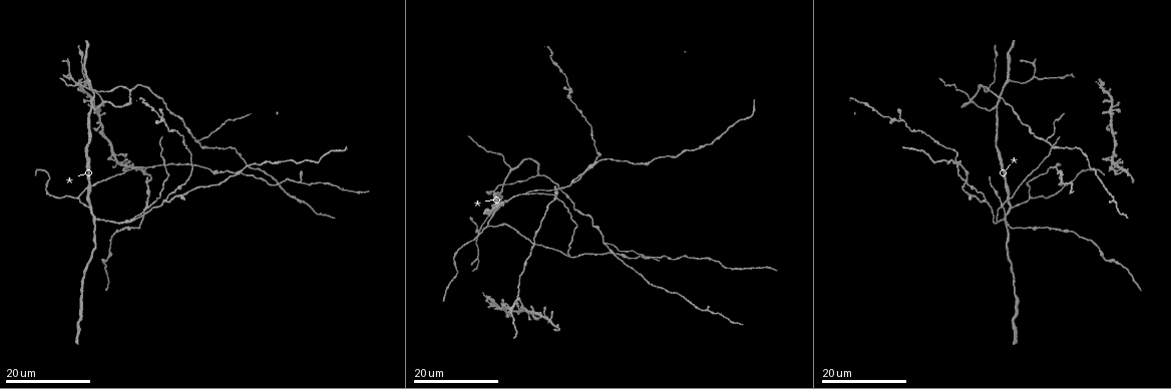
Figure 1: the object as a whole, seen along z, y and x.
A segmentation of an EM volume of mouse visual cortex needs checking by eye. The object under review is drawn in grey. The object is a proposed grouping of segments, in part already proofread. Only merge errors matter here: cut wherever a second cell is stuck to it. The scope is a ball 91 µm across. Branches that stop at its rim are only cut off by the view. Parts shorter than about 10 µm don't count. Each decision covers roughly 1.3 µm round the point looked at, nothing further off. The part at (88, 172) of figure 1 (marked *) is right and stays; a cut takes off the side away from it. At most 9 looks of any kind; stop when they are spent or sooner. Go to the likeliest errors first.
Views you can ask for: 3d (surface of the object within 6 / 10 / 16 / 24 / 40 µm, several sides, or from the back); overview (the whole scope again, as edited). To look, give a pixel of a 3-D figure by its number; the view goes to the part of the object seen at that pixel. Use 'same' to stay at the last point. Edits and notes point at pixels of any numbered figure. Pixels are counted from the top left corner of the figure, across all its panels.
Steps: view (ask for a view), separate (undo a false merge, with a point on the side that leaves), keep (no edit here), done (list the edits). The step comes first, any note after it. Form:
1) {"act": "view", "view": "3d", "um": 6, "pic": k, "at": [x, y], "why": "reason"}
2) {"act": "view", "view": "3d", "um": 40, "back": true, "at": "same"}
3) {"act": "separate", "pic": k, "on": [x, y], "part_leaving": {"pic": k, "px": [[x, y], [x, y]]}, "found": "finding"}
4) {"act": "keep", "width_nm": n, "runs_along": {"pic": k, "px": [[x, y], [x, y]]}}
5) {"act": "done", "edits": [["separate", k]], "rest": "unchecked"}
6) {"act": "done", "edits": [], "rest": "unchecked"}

{"act": "view", "view": "3d", "um": 16, "pic": 1, "at": [556, 197], "why": "four or more arms meet"}

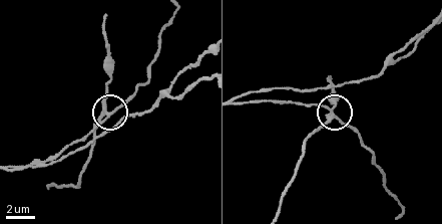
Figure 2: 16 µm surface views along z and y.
{"act": "view", "view": "3d", "um": 6, "pic": 2, "at": [330, 118]}

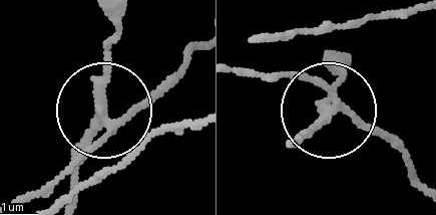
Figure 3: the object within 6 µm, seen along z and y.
{"act": "separate", "pic": 3, "on": [109, 62], "arms": 4, "found": "a second cell is stuck on"}

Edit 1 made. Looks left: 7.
{"act": "view", "view": "overview"}

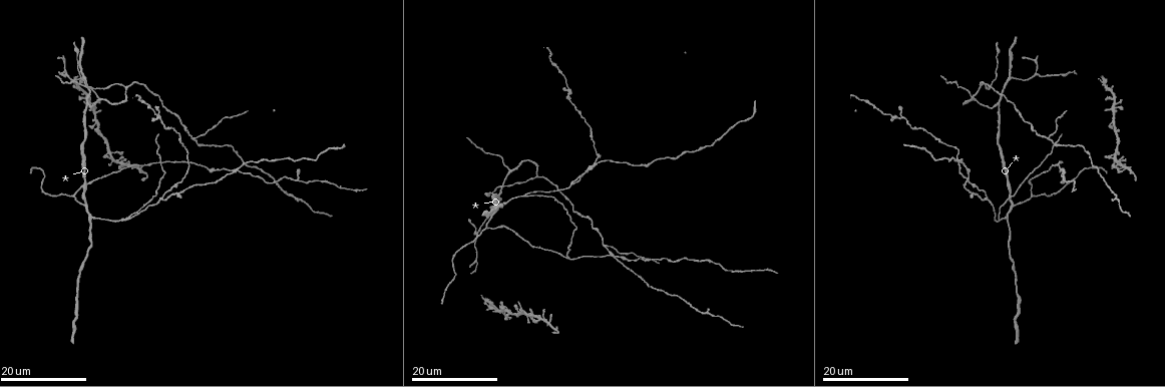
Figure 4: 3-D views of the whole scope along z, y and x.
{"act": "view", "view": "3d", "um": 24, "pic": 4, "at": [116, 220], "why": "two arms at a narrow angle"}

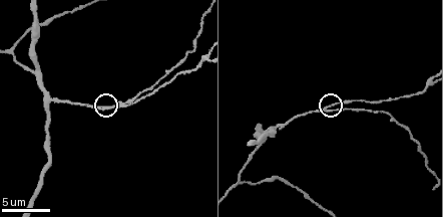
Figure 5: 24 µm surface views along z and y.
{"act": "view", "view": "3d", "um": 10, "pic": 5, "at": [105, 106], "why": "zoom in"}

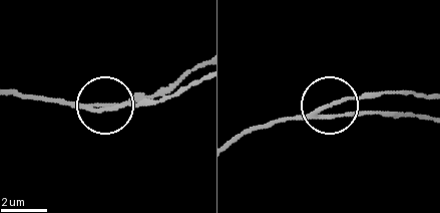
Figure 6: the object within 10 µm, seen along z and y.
{"act": "keep", "width_nm": 160, "found": "continuous, no second cell"}

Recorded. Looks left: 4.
{"act": "view", "view": "3d", "um": 10, "pic": 5, "at": [276, 126], "why": "two arms at a narrow angle"}

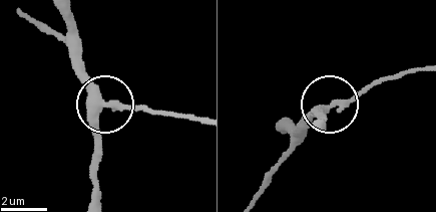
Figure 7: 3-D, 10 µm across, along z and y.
{"act": "keep", "arms": 4, "runs_along": {"pic": 7, "px": [[62, 9], [73, 38], [75, 66], [100, 101], [96, 174]]}, "found": "all the same cell"}

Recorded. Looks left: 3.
{"act": "view", "view": "3d", "um": 16, "pic": 4, "at": [568, 90], "why": "thin arm on a thick one"}

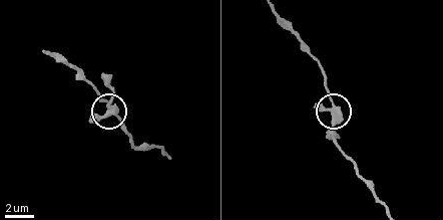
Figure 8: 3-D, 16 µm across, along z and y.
{"act": "view", "view": "3d", "um": 10, "pic": 8, "at": [334, 104], "why": "zoom in"}

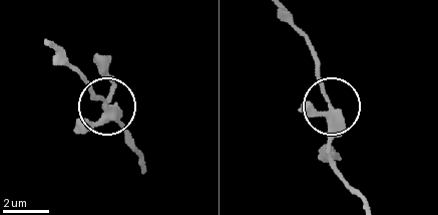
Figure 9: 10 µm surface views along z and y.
{"act": "keep", "width_nm": 250, "runs_along": {"pic": 9, "px": [[362, 200], [336, 172], [328, 149], [330, 102], [313, 52]]}, "found": "all the same cell"}

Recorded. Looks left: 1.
{"act": "done", "edits": [["separate", 3]], "rest": "unchecked"}

